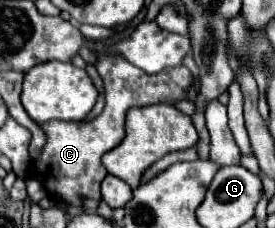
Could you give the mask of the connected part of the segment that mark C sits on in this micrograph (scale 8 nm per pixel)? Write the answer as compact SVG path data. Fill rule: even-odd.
M97 56L97 72L103 78L105 84L105 98L107 104L103 112L89 122L45 122L41 124L41 130L47 136L45 146L39 152L37 158L37 170L43 176L43 188L49 192L49 196L55 196L53 200L65 202L75 208L83 208L83 198L101 200L99 184L107 176L107 170L101 164L101 156L115 148L123 136L125 136L125 112L131 106L147 106L157 102L173 102L185 98L185 88L191 84L193 76L189 68L171 68L161 74L145 74L133 64L127 64L125 58L119 56Z

